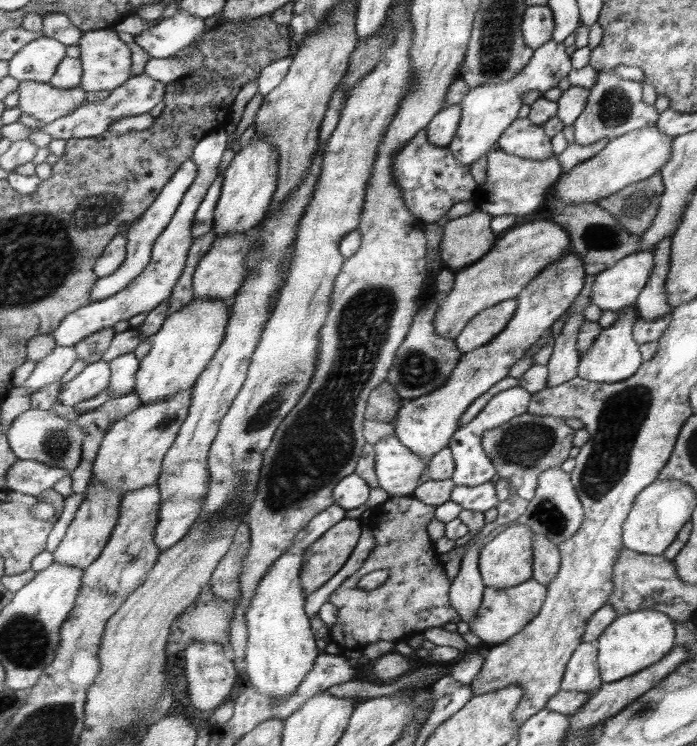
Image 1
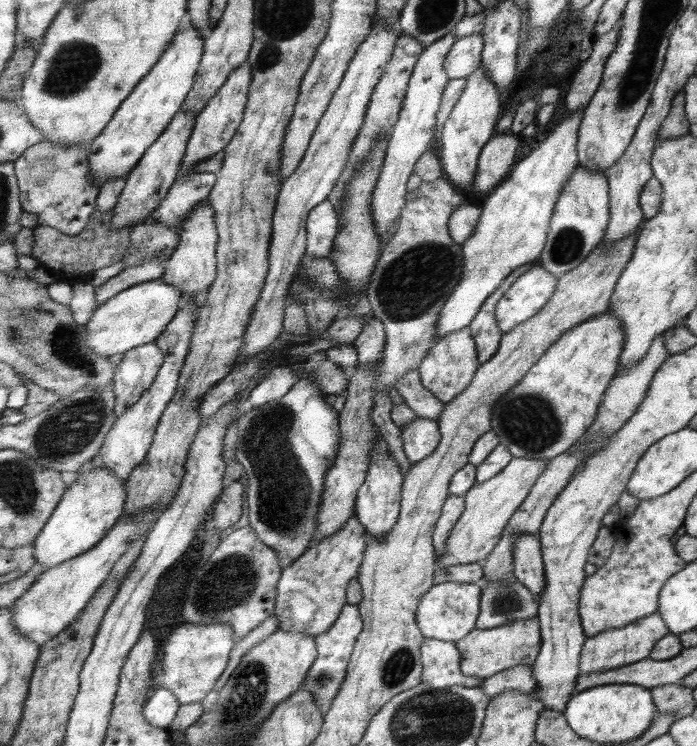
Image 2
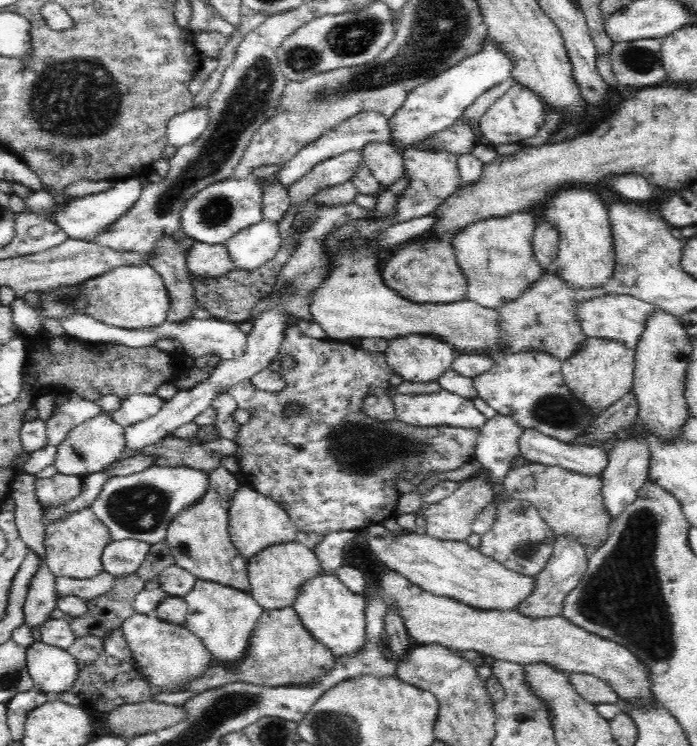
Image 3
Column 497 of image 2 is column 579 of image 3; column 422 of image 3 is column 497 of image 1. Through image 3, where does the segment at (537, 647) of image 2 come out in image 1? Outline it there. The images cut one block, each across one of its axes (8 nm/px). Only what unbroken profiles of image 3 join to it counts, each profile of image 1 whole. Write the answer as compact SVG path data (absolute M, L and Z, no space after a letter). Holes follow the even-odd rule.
M534 578L508 589L485 589L483 605L469 624L469 629L477 635L482 645L492 647L519 634L540 612L548 597L548 587Z

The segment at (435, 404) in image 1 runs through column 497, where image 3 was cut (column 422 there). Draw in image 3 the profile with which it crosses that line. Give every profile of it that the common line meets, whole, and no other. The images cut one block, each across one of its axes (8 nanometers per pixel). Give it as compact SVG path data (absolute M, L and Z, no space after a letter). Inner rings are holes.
M407 334L388 341L384 350L386 363L392 368L392 374L402 376L402 381L425 383L437 381L446 372L457 357L454 349L444 341L432 335Z

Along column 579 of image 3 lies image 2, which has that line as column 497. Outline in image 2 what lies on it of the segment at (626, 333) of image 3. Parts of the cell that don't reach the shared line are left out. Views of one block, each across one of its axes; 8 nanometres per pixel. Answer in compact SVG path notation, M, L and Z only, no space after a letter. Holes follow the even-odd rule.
M539 263L521 275L497 304L497 321L503 332L539 314L551 301L559 280Z

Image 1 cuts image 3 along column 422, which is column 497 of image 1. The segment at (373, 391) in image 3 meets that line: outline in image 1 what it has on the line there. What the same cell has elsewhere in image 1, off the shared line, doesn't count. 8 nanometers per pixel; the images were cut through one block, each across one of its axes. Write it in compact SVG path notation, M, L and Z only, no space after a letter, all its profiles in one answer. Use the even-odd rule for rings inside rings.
M519 385L509 388L509 390L503 390L503 392L499 392L497 396L490 400L487 407L477 417L473 418L471 423L460 426L448 447L452 450L456 463L456 473L451 479L456 485L479 486L485 484L485 482L490 482L495 473L497 474L496 464L491 461L491 457L484 449L483 434L487 430L508 424L509 420L512 420L515 416L528 413L532 396L533 394L529 393L526 388Z

